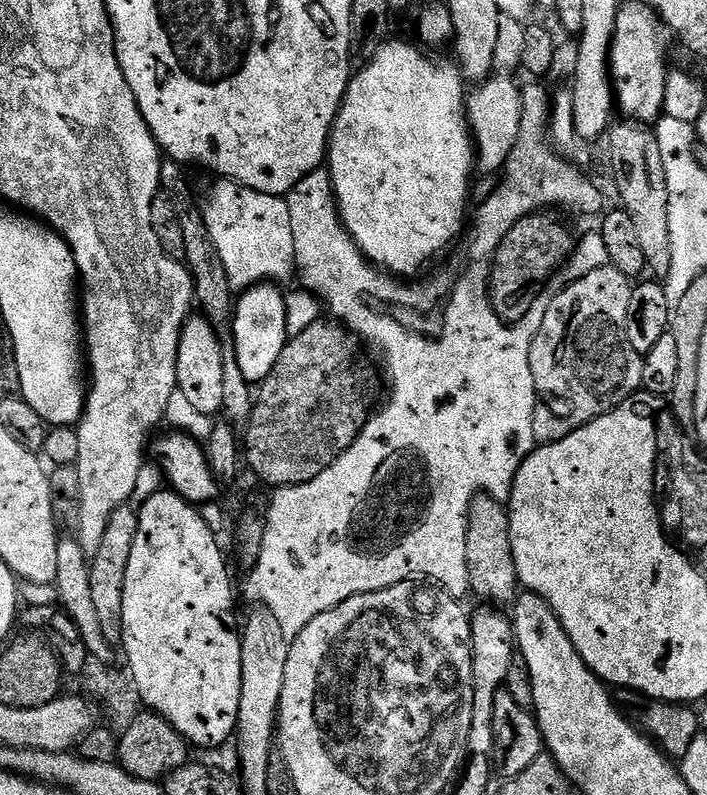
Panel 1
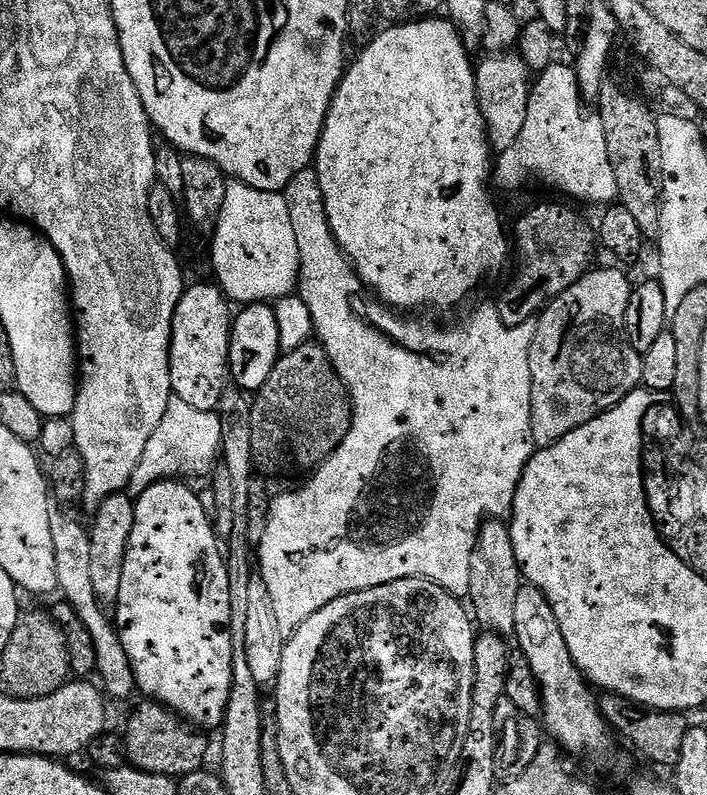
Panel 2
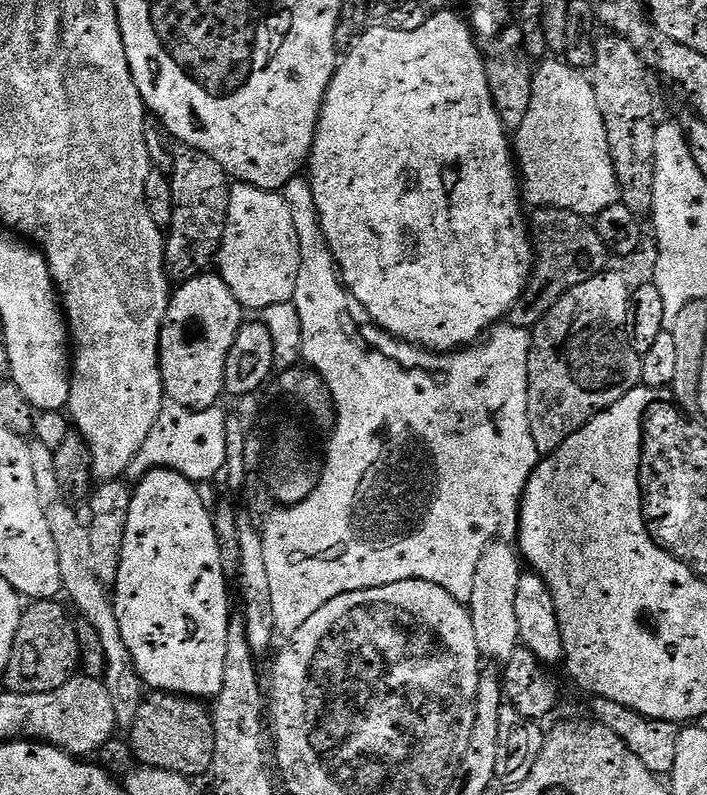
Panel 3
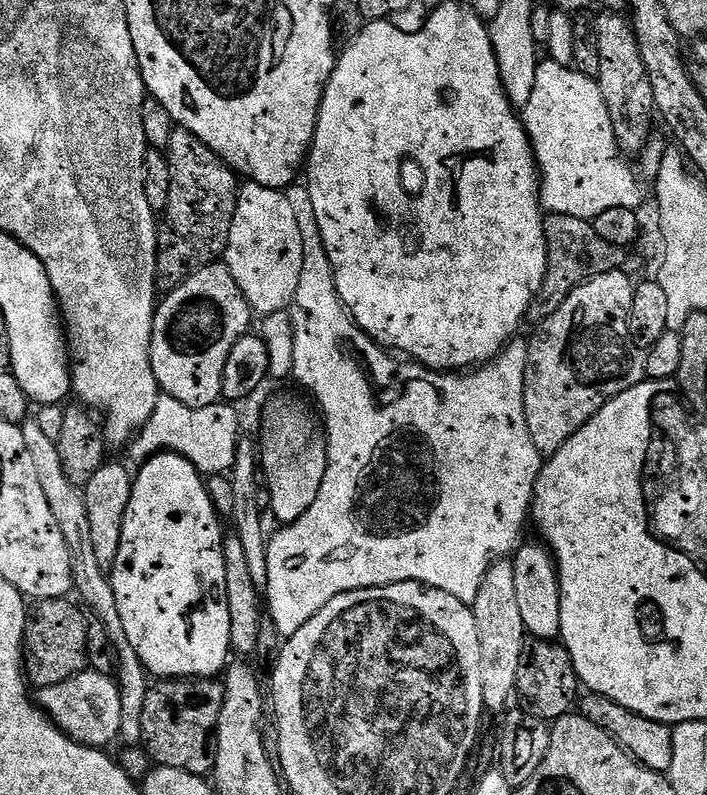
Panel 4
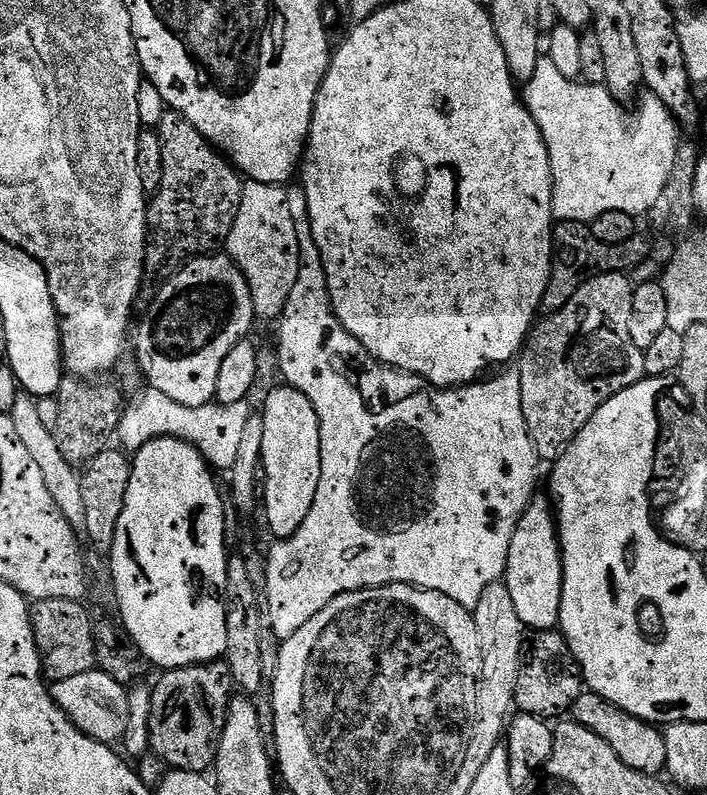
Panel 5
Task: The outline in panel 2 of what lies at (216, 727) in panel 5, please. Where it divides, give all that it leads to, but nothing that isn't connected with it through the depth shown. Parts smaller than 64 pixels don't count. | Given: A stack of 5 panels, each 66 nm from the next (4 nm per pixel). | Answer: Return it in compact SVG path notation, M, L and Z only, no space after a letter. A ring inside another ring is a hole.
M151 698L143 701L132 712L128 729L123 729L124 745L128 751L128 764L150 774L183 778L191 772L201 771L208 756L208 740L184 717Z

